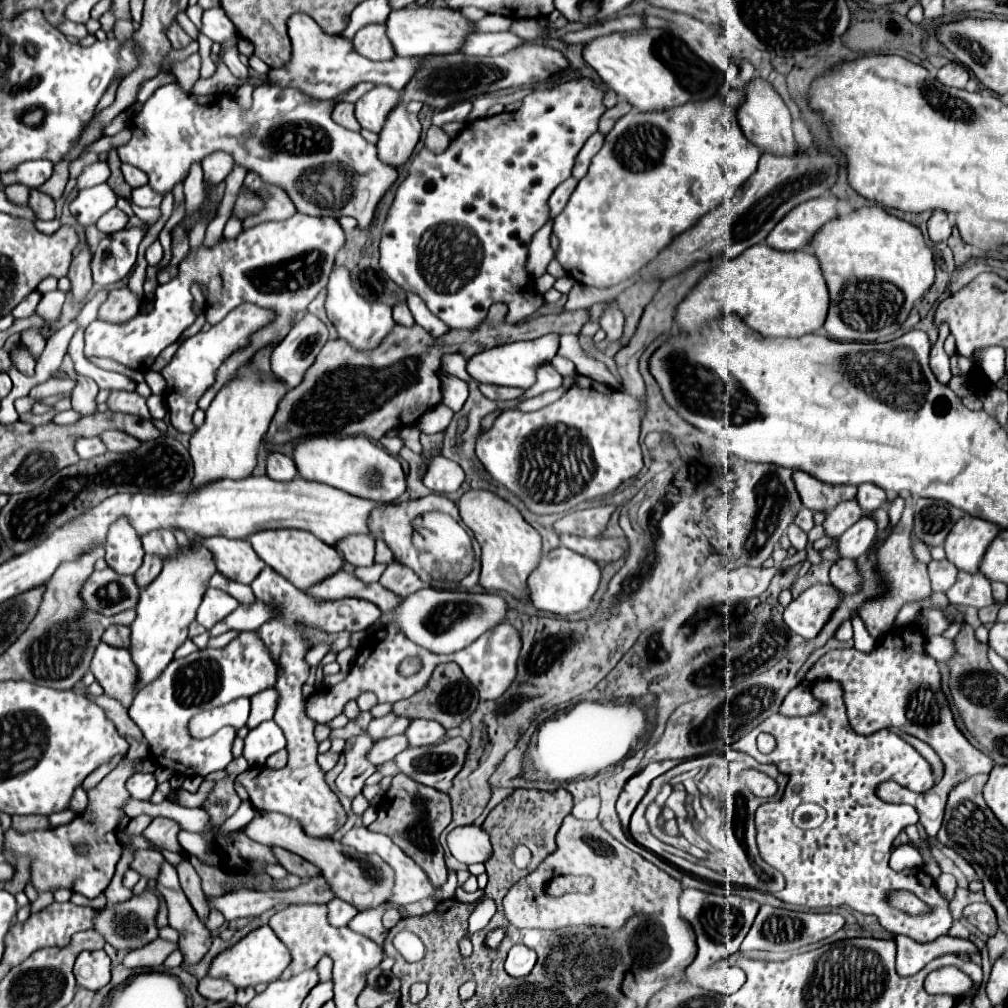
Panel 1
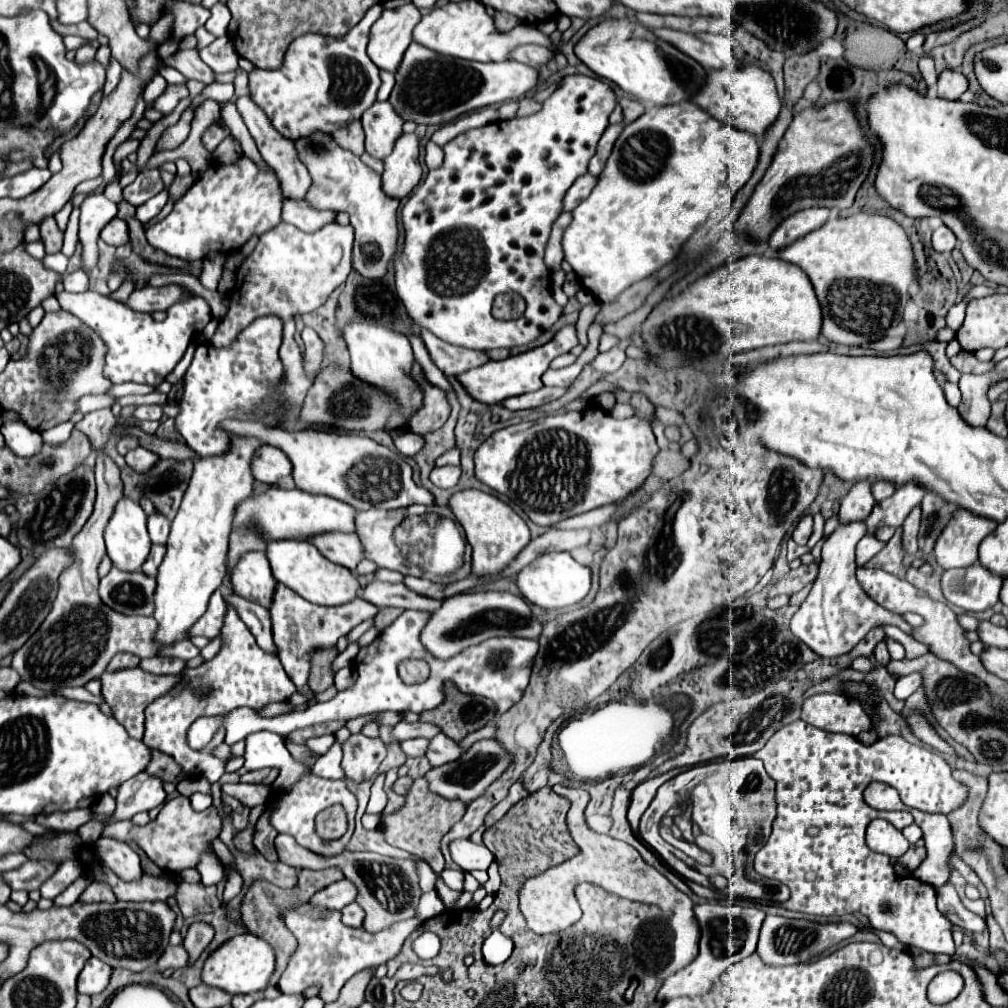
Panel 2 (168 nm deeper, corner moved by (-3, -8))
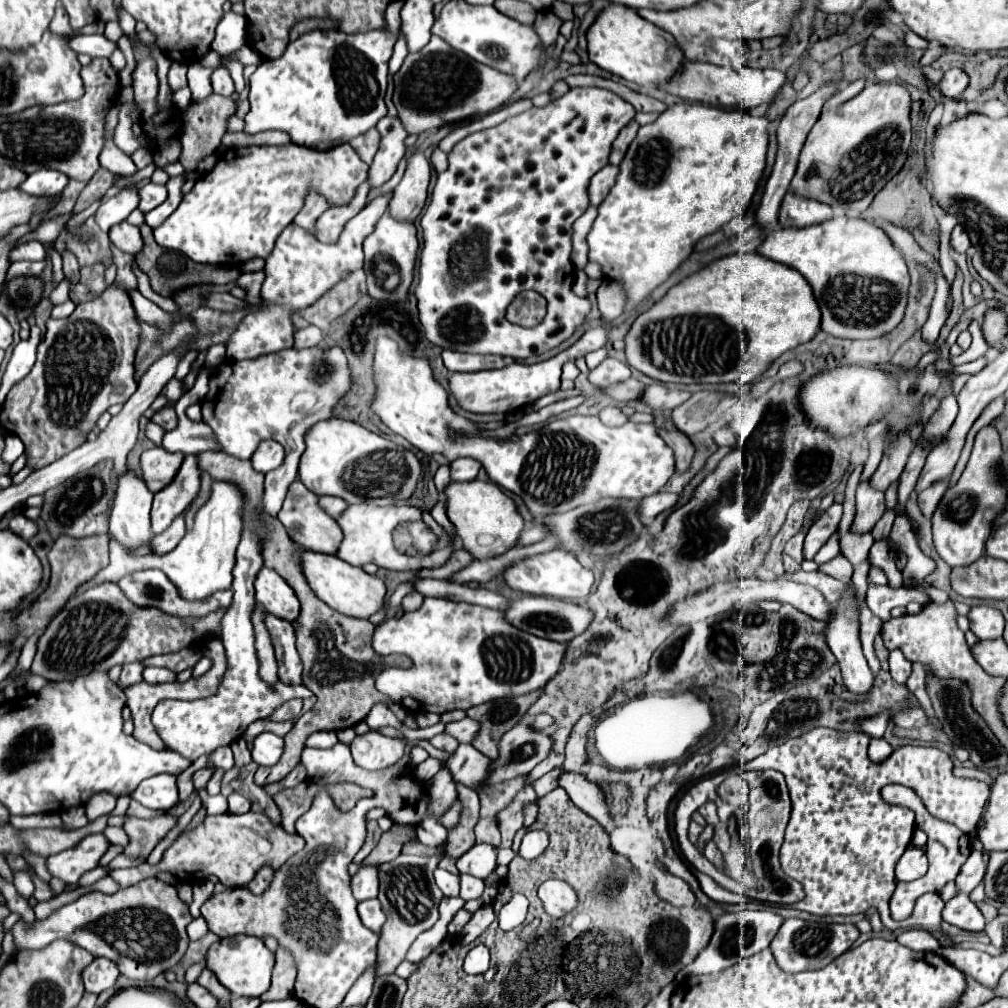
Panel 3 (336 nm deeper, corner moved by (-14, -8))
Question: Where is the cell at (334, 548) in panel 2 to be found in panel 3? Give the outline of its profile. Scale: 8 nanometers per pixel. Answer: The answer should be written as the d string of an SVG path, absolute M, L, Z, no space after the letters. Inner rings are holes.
M299 479L293 481L289 491L287 491L287 499L283 503L283 509L279 511L279 521L283 523L289 537L297 545L301 545L305 549L311 549L311 551L317 551L317 553L335 555L341 541L343 541L343 531L341 531L339 523L333 517L327 517L327 513L323 513L323 509L319 509L317 495L307 491Z

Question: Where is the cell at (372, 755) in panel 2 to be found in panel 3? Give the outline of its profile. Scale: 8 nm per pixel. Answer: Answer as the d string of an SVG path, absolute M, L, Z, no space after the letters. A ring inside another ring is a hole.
M367 731L365 735L357 735L351 743L351 753L353 753L355 765L359 765L361 769L367 769L367 771L377 771L377 769L395 765L403 757L403 749L405 749L403 741L393 739L393 737L385 737L377 731Z

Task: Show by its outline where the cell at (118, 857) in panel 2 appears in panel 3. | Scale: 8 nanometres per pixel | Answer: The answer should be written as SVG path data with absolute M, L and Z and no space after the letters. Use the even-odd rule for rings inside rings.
M125 815L123 829L129 837L129 843L123 847L123 855L145 861L149 857L149 853L153 851L153 847L167 835L167 831L175 823L177 823L177 819L169 817L169 815L161 815L157 819L149 819L149 821Z

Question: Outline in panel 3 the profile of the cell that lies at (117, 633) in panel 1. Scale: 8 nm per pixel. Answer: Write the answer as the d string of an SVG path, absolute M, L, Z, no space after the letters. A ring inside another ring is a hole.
M127 663L127 665L123 665L121 677L119 677L119 685L127 687L127 685L133 685L133 683L139 683L143 679L141 673L143 673L143 665L141 663Z

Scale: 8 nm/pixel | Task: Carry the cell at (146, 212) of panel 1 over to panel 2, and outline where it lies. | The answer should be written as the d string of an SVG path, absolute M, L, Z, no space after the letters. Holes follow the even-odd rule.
M240 155L234 163L224 165L218 161L210 161L208 169L198 177L198 181L174 203L174 209L168 217L158 221L154 227L146 229L146 239L152 247L180 259L204 259L208 253L222 253L228 255L230 251L238 251L252 235L260 237L272 227L276 227L282 217L282 189L276 173L268 169L260 169L252 159Z

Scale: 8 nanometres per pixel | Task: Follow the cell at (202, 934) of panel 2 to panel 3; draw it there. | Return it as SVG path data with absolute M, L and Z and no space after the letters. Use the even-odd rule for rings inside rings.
M203 969L201 971L201 975L199 975L199 979L197 979L197 983L199 985L203 985L205 989L209 989L215 997L219 997L221 999L221 1007L225 1007L227 1003L229 1003L229 997L231 997L231 993L217 981L217 977L209 971L209 969Z

